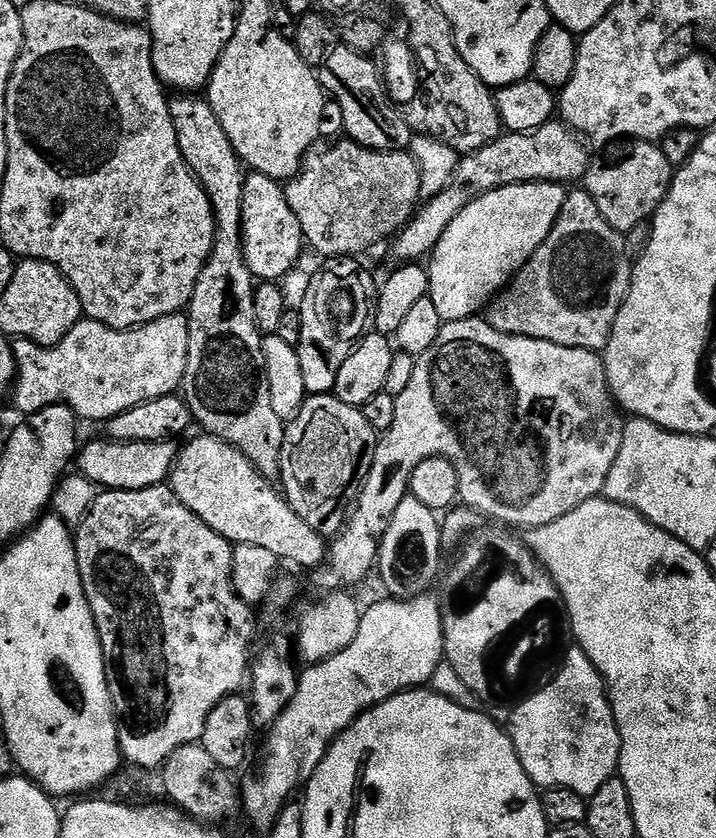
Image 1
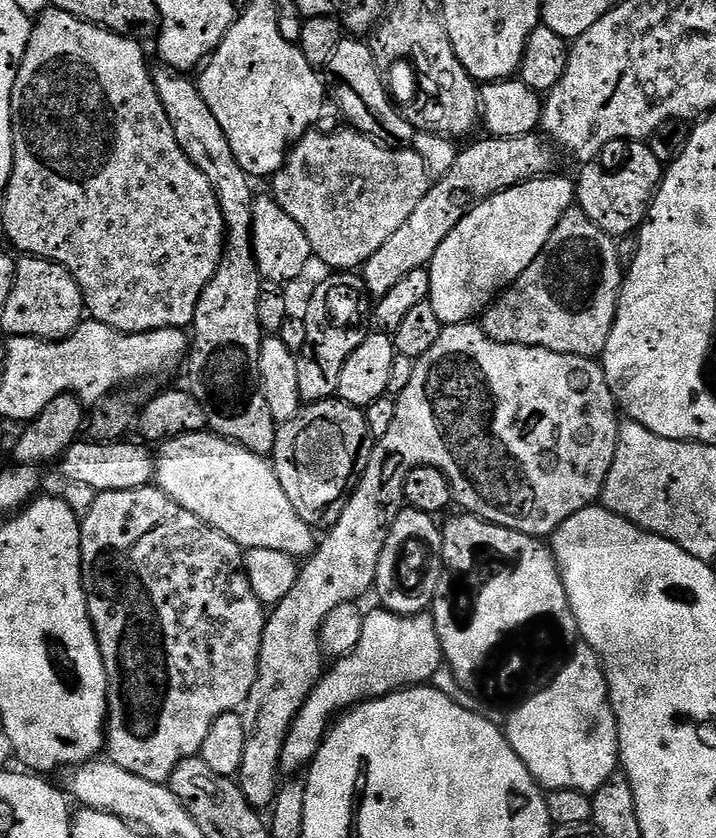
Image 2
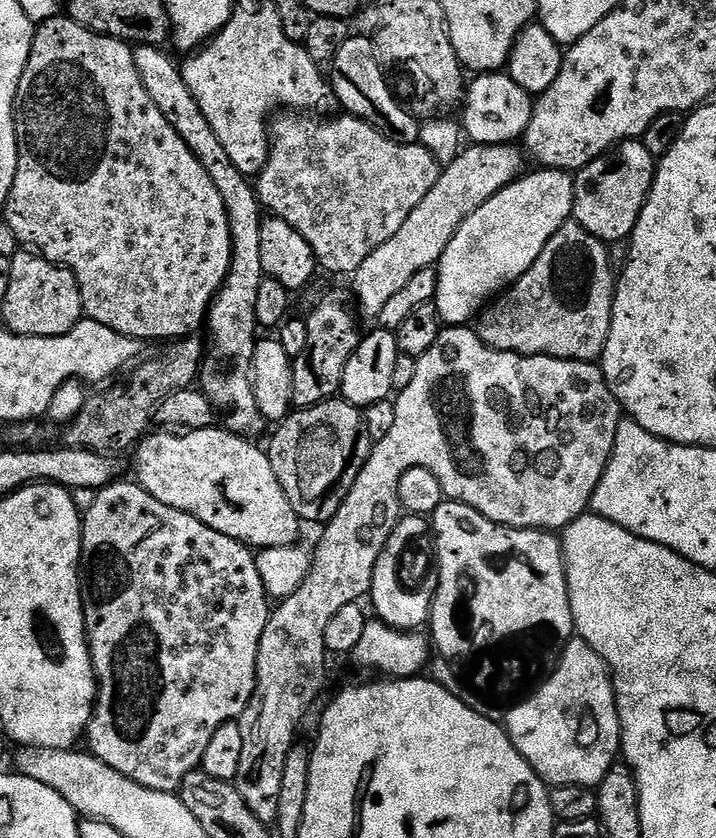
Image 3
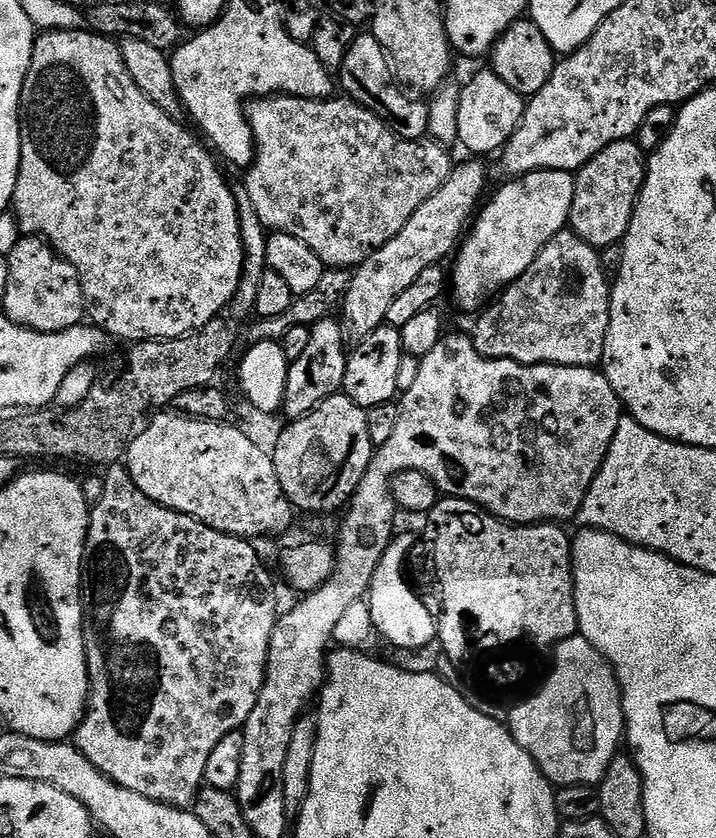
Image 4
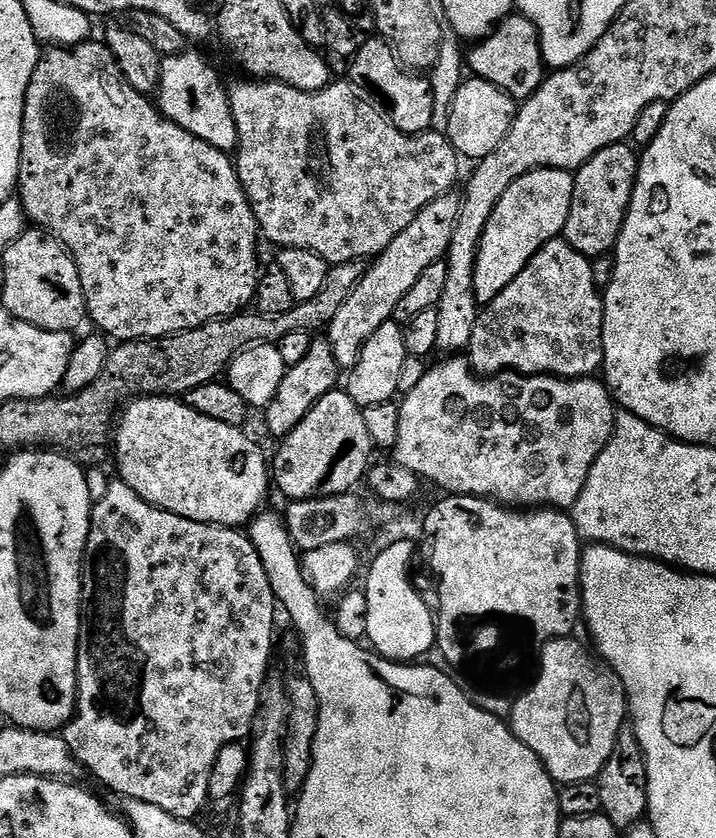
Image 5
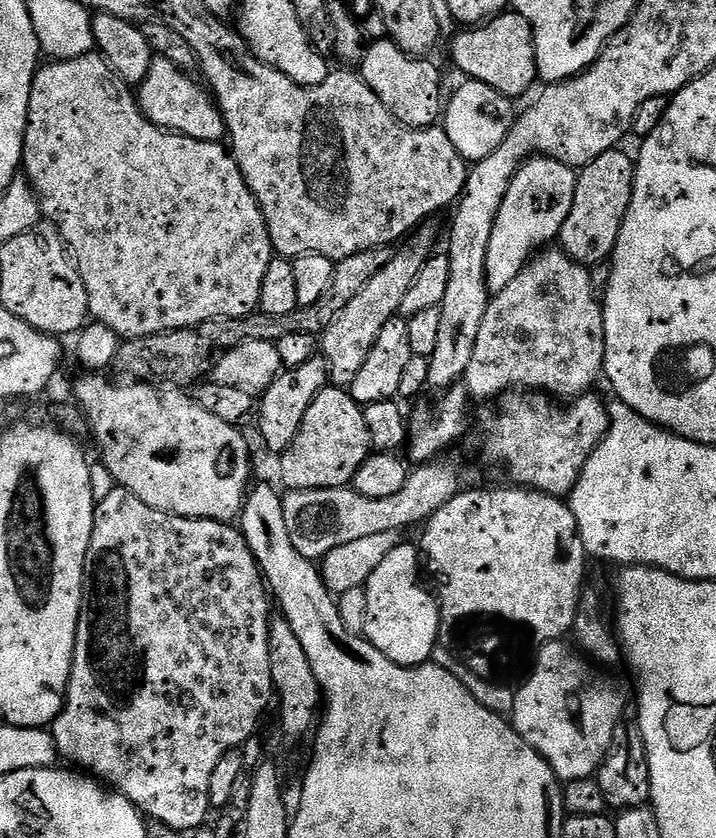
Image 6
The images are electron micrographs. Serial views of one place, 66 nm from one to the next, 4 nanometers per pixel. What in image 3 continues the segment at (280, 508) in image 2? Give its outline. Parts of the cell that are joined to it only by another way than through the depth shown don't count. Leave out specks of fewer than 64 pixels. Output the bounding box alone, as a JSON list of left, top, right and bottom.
[134,426,302,550]

